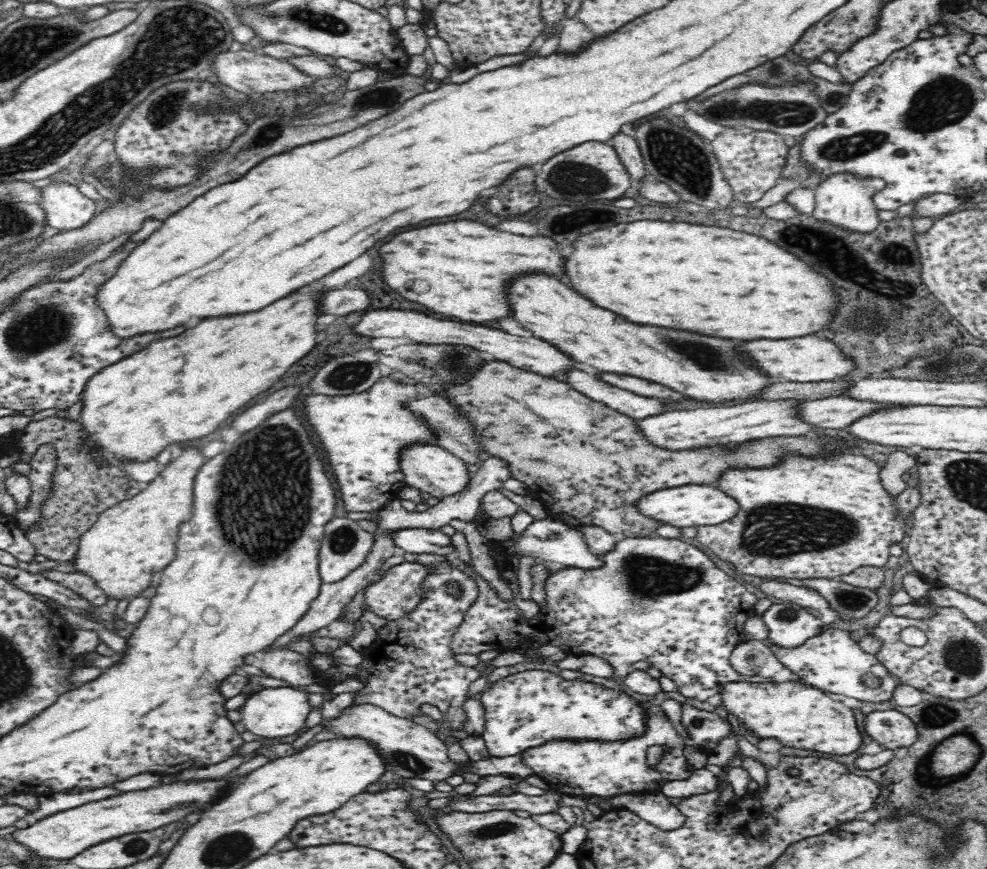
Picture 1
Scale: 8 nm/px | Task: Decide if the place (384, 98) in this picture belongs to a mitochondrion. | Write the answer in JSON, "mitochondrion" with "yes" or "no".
{"mitochondrion":"yes"}

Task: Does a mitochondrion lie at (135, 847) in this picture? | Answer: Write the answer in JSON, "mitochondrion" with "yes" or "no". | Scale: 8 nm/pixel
{"mitochondrion":"yes"}

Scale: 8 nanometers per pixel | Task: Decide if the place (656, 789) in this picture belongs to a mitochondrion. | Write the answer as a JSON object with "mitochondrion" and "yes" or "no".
{"mitochondrion":"no"}

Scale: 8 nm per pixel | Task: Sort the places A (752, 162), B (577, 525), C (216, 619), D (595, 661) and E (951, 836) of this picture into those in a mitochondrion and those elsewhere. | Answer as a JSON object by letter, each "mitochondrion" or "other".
{"A":"other","B":"other","C":"other","D":"other","E":"other"}

